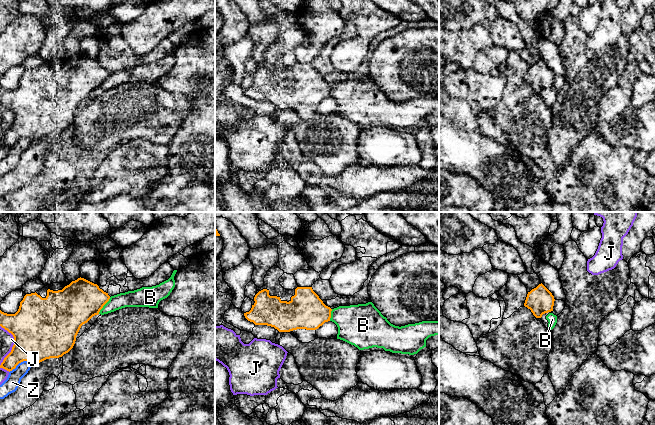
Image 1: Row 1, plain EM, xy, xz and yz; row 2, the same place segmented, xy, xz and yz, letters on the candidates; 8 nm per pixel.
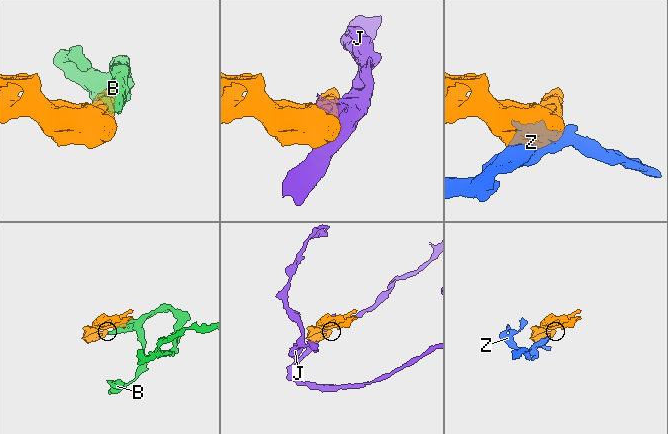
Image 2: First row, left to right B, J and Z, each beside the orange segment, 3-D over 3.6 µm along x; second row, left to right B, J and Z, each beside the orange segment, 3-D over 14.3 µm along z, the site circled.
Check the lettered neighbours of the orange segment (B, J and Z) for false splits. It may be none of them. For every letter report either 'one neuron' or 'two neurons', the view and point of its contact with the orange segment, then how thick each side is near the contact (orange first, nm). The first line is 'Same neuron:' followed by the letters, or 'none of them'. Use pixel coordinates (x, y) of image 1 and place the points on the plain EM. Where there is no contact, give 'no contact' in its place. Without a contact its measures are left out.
Same neuron: none of them
B: two neurons; meets orange in xy at (104, 80); 320 nm thick on the orange side, 130 nm on the other
J: two neurons; meets orange in xy at (14, 120); 460 nm thick on the orange side, 110 nm on the other
Z: two neurons; meets orange in xy at (20, 138); 380 nm thick on the orange side, 120 nm on the other

